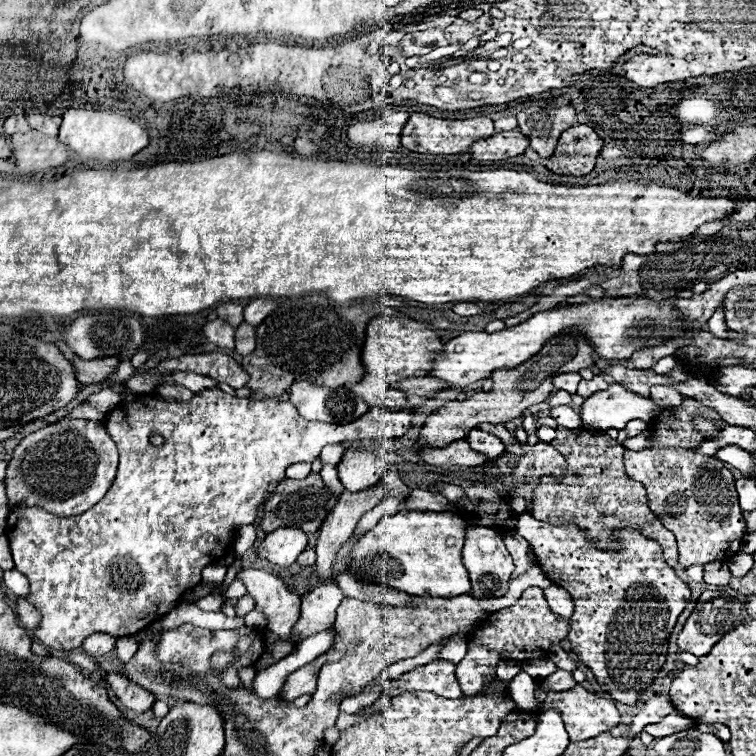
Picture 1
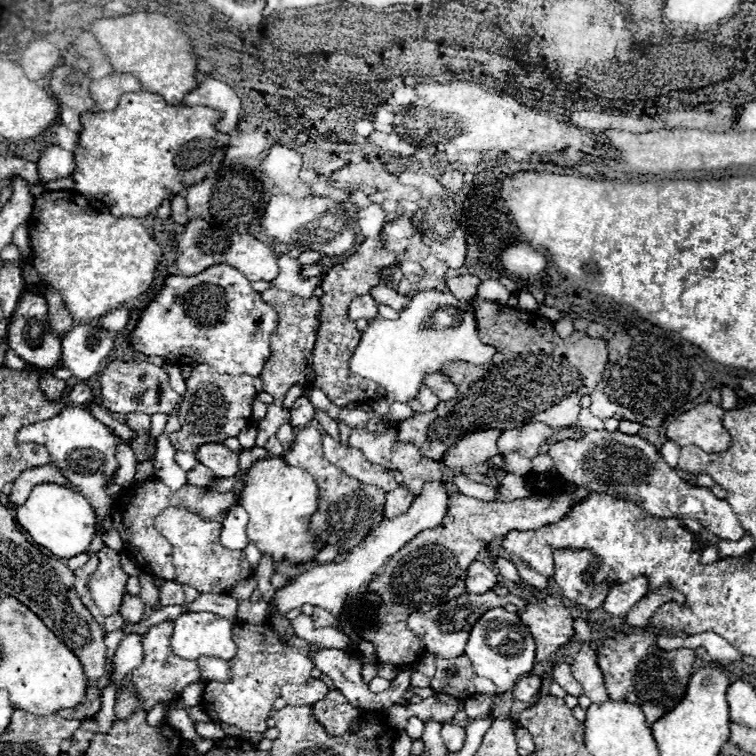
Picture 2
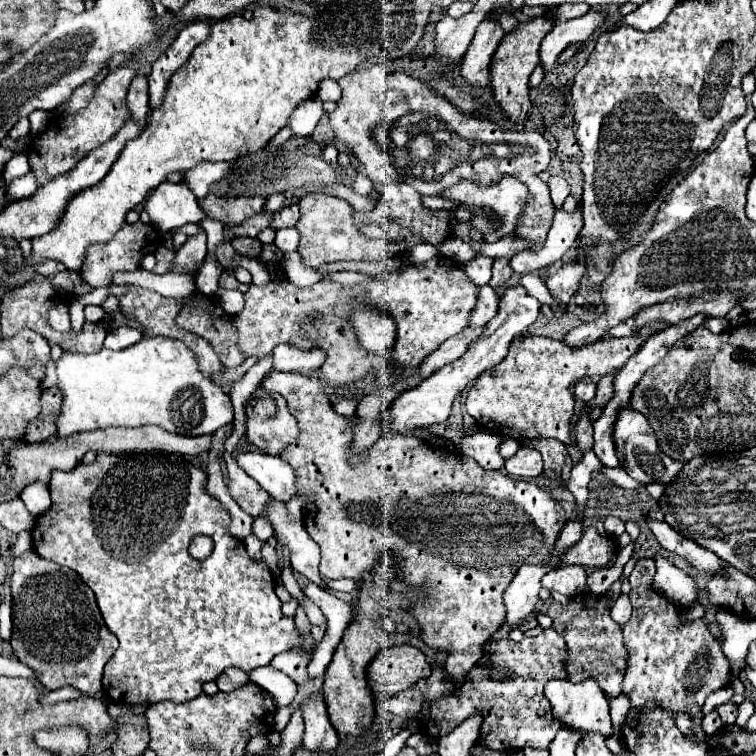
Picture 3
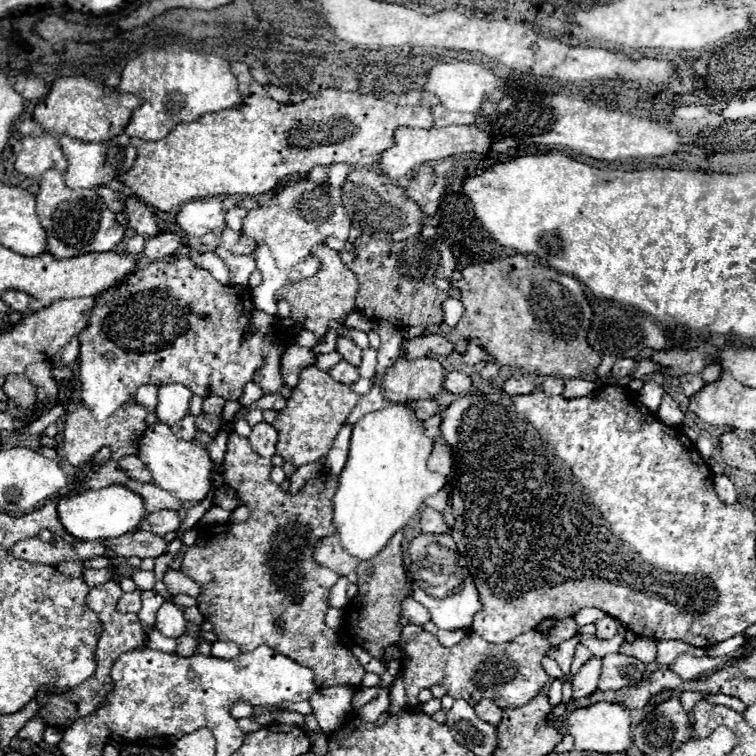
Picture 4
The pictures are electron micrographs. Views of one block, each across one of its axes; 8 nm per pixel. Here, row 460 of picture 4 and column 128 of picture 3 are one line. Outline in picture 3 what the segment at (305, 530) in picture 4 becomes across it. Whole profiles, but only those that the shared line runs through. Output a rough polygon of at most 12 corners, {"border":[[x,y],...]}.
{"border":[[124,224],[104,244],[90,246],[82,278],[110,286],[120,270],[140,268],[160,246],[160,230]]}

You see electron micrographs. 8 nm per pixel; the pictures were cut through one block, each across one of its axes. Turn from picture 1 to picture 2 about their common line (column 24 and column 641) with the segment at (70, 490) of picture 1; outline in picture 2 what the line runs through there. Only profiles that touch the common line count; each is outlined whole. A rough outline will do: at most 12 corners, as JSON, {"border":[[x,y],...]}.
{"border":[[638,434],[548,444],[570,484],[658,518],[746,534],[726,500],[682,478]]}

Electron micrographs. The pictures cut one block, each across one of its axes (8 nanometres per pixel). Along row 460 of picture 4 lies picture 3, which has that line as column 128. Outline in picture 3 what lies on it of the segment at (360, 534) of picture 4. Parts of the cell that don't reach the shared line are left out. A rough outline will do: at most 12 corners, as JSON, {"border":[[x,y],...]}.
{"border":[[166,336],[64,352],[58,438],[232,422],[196,354]]}

